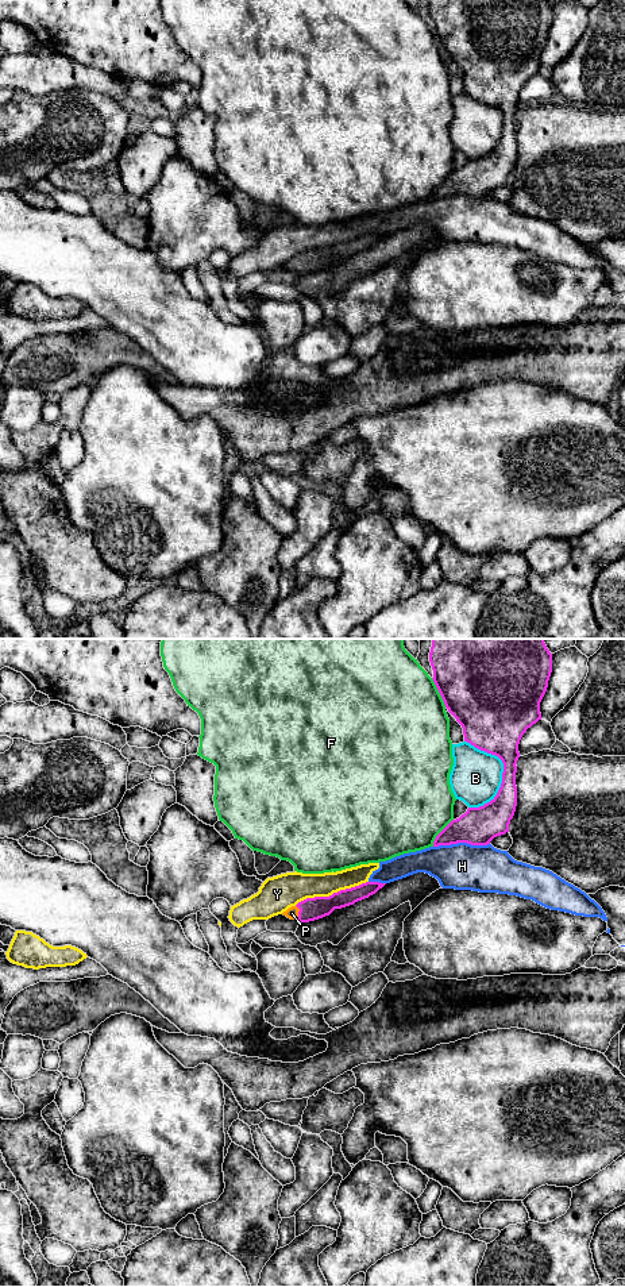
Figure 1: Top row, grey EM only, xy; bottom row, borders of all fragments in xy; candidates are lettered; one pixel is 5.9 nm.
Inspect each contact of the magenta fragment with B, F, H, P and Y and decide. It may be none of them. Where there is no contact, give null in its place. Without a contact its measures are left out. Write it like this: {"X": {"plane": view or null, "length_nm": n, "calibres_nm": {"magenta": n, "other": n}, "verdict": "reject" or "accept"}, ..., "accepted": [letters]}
{"B": {"plane": "xy", "length_nm": 420, "calibres_nm": {"magenta": 300, "other": 300}, "verdict": "reject"}, "F": {"plane": "xy", "length_nm": 200, "calibres_nm": {"magenta": 500, "other": 500}, "verdict": "reject"}, "H": {"plane": "xy", "length_nm": 340, "calibres_nm": {"magenta": 220, "other": 280}, "verdict": "reject"}, "P": {"plane": "xy", "length_nm": 90, "calibres_nm": {"magenta": 140, "other": 70}, "verdict": "accept"}, "Y": {"plane": "xy", "length_nm": 460, "calibres_nm": {"magenta": 140, "other": 190}, "verdict": "reject"}, "accepted": ["P"]}

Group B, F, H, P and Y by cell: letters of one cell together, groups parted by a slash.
B / F / H Y / P

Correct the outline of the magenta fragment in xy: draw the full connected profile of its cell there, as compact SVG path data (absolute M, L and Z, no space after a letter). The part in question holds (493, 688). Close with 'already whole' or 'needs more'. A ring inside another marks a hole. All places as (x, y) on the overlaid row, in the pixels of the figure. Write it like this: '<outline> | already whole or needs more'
M432 639L429 662L433 670L432 679L445 708L462 725L464 741L498 756L504 763L502 783L497 795L483 806L468 808L464 814L452 820L436 836L433 847L458 843L487 845L494 837L509 832L509 824L517 806L516 764L520 758L518 744L526 729L541 720L540 702L552 673L552 654L544 639Z | already whole

